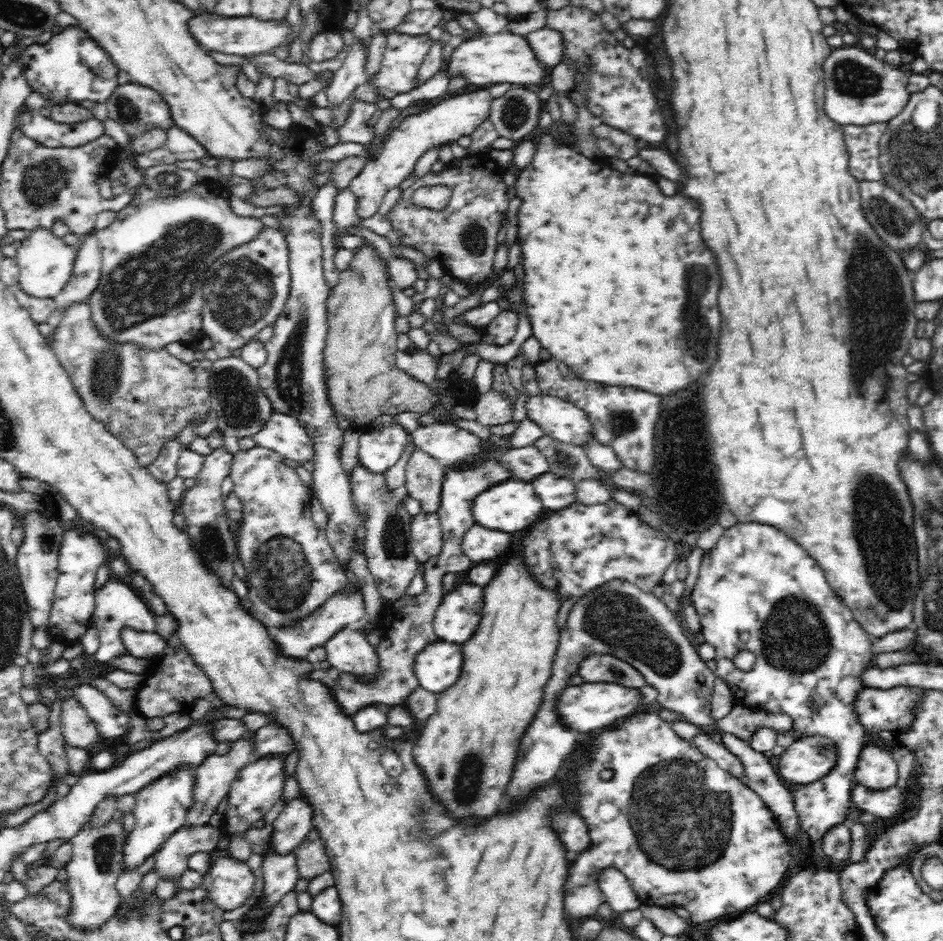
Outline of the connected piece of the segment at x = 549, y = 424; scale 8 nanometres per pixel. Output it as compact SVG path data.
M530 396L525 407L527 416L542 428L546 436L582 447L596 439L588 413L559 396Z

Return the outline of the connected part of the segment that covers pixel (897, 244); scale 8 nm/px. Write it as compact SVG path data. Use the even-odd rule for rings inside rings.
M860 180L858 192L861 198L861 208L876 235L888 244L890 248L914 248L921 245L920 221L918 221L916 208L906 200L898 191L882 181Z

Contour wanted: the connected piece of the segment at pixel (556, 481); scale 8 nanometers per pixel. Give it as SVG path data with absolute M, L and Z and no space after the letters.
M550 471L537 476L531 483L534 485L534 490L538 493L538 496L542 499L546 510L559 511L561 508L566 508L577 502L575 482L570 480L569 477L556 476Z

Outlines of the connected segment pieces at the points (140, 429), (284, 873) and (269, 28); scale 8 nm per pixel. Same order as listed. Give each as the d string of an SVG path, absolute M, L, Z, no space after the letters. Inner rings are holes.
M77 301L64 308L62 319L50 337L50 345L56 352L60 365L65 368L74 388L81 396L86 410L126 445L143 467L152 464L160 449L174 436L179 436L191 422L199 424L211 408L209 372L202 367L191 367L165 350L146 352L136 345L112 344L100 337L90 319L90 305Z
M293 850L286 854L276 852L267 854L261 866L264 879L265 903L259 909L252 909L249 914L269 914L274 904L284 896L284 893L294 888L300 878L296 855Z
M200 12L186 22L190 35L205 49L224 52L224 54L238 54L238 56L252 56L252 54L273 53L273 49L289 43L291 27L286 19L283 21L260 21L248 15L230 18L218 13Z

